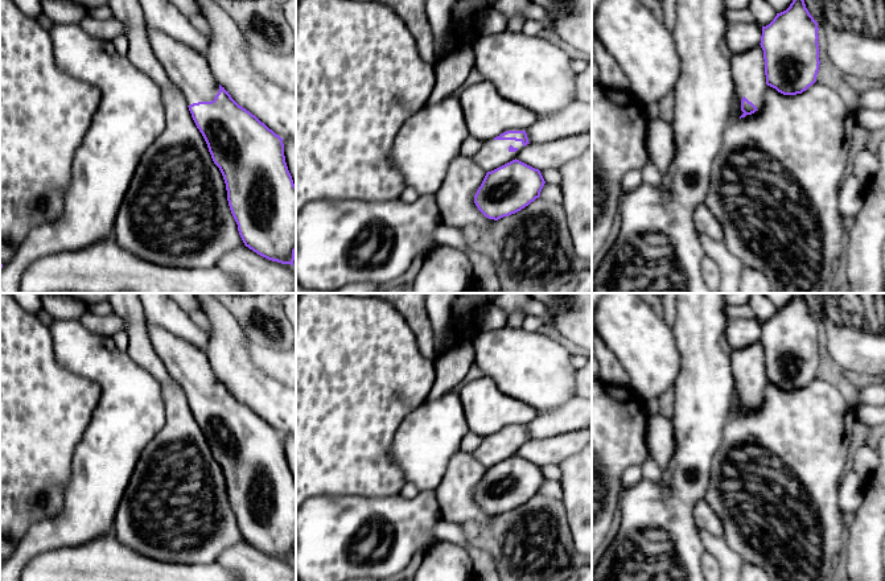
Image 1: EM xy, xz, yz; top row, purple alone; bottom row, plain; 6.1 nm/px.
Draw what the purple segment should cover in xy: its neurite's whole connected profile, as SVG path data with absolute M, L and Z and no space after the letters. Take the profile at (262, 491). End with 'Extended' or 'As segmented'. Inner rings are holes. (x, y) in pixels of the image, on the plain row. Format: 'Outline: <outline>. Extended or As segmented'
Outline: M145 325L155 351L184 390L192 413L223 471L229 502L244 541L268 556L293 561L296 481L285 458L284 434L231 393L217 378L205 351L157 325Z. Extended

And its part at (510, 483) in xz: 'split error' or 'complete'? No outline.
split error

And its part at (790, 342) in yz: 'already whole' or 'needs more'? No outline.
needs more

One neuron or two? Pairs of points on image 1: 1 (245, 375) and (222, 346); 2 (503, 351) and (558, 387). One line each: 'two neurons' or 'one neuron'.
1: one neuron
2: one neuron

